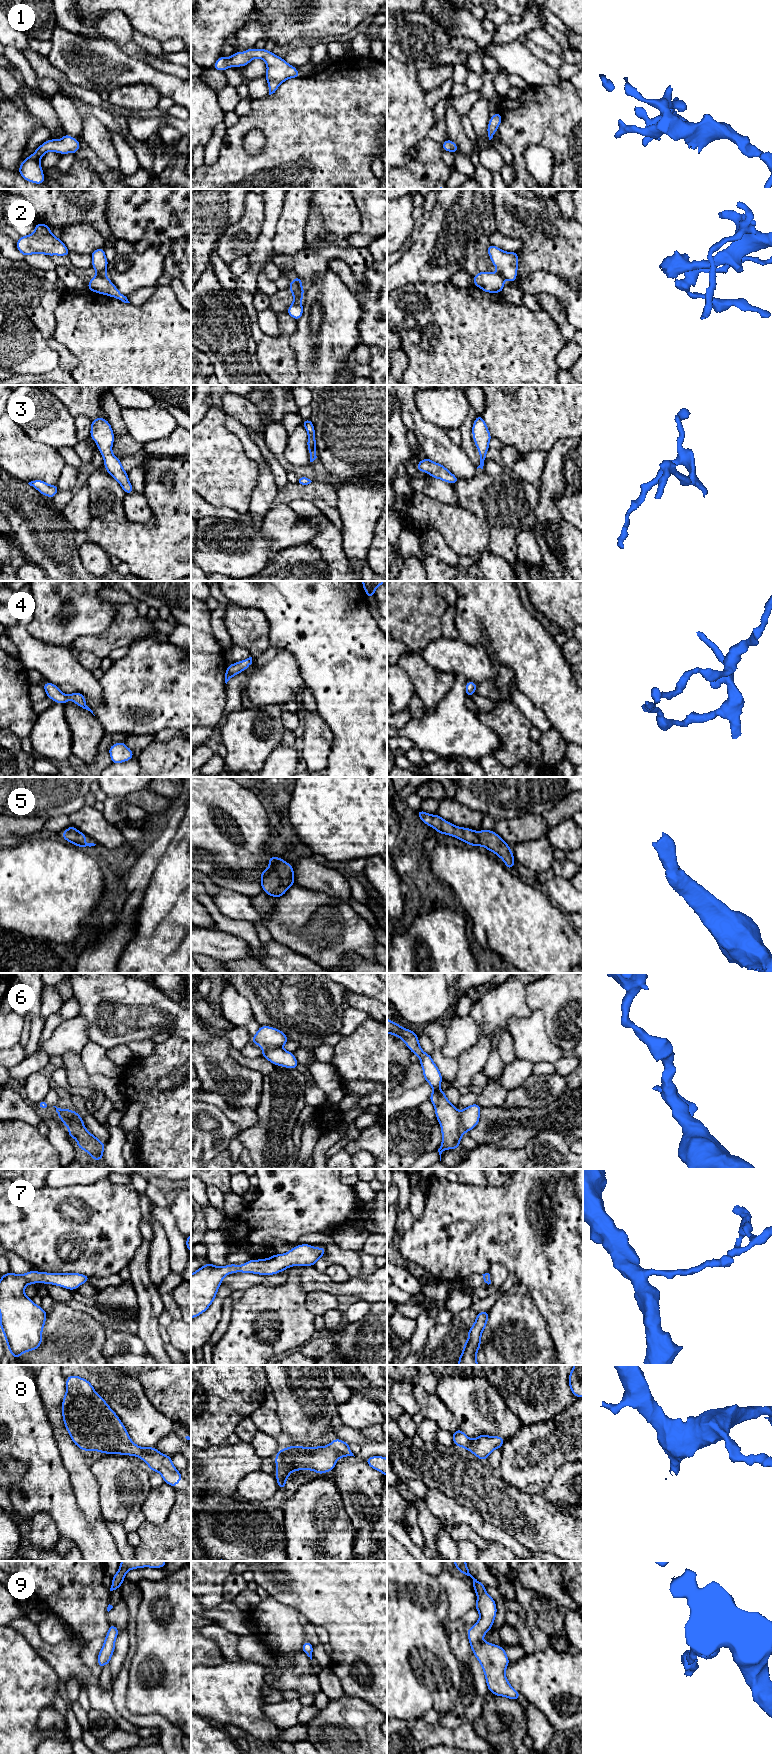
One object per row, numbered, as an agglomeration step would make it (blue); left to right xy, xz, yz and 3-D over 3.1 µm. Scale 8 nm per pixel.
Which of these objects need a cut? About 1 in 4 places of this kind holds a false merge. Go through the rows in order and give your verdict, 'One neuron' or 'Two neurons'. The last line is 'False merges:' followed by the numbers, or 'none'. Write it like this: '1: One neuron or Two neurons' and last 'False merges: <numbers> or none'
1: One neuron
2: Two neurons
3: One neuron
4: One neuron
5: One neuron
6: Two neurons
7: One neuron
8: One neuron
9: One neuron
False merges: 2, 6

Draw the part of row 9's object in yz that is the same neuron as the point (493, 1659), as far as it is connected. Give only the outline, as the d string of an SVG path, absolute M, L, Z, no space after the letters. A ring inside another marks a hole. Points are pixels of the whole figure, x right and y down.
M466 1561L453 1562L460 1573L473 1579L472 1587L477 1594L474 1608L478 1610L480 1617L467 1630L467 1635L471 1650L483 1669L488 1690L495 1696L518 1701L521 1694L513 1689L505 1675L505 1670L510 1663L505 1649L482 1639L490 1631L494 1623L497 1614L496 1602L485 1591L485 1585L469 1573Z

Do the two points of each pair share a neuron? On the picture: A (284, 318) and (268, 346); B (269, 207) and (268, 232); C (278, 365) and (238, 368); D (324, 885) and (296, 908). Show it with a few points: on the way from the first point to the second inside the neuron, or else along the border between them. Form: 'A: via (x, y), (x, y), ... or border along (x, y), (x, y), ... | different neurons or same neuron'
A: via (284, 326), (284, 333), (276, 341) | same neuron
B: via (269, 213), (269, 226) | same neuron
C: border along (255, 343), (255, 357), (266, 374) | different neurons
D: border along (295, 882), (339, 899) | different neurons

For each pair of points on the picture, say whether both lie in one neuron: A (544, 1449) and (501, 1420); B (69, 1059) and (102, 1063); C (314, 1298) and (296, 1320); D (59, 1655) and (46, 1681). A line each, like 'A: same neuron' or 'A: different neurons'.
A: different neurons
B: different neurons
C: different neurons
D: different neurons

